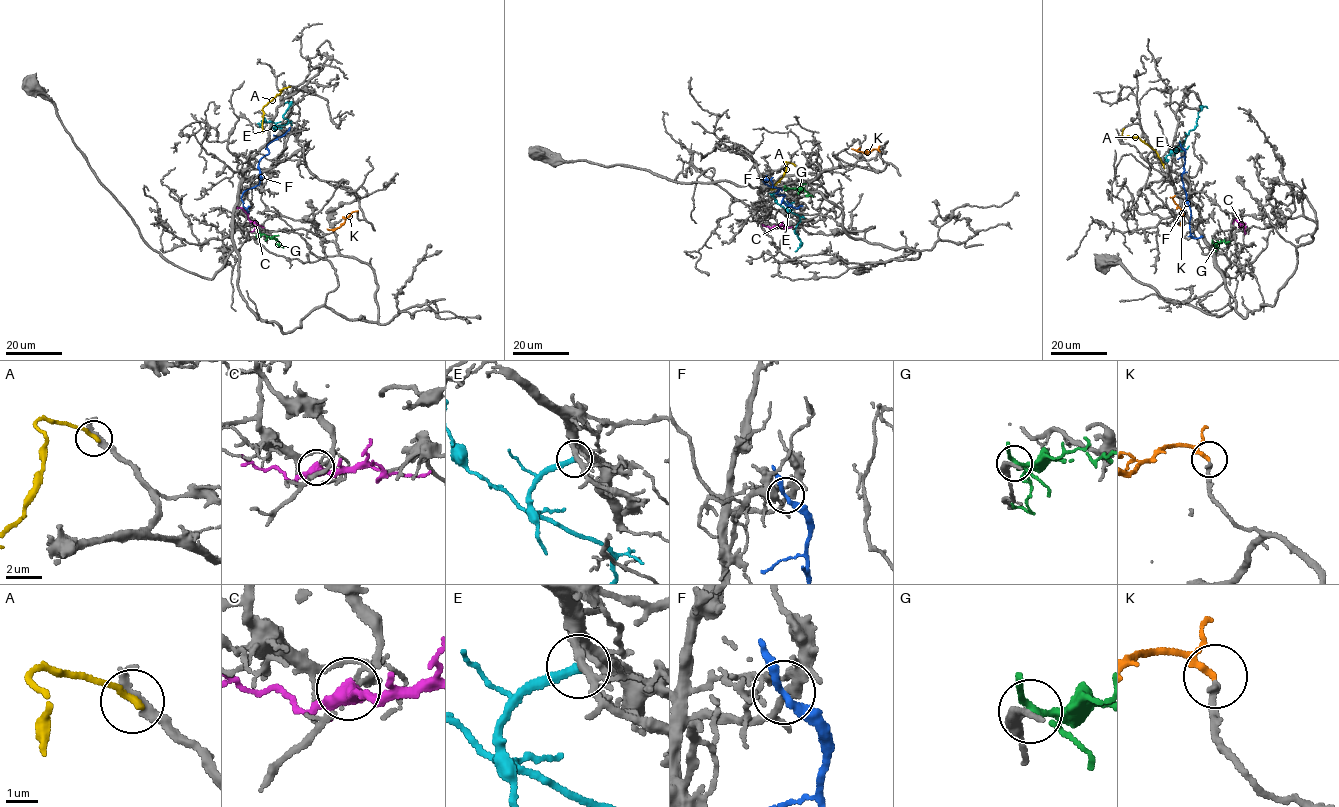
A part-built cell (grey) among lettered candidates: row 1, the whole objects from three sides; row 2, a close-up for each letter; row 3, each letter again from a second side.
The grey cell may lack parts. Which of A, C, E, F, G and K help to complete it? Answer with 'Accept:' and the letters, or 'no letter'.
Accept: K

